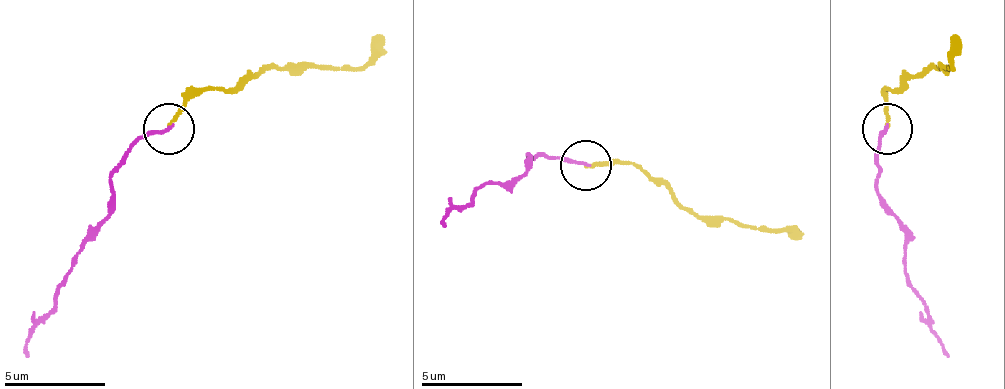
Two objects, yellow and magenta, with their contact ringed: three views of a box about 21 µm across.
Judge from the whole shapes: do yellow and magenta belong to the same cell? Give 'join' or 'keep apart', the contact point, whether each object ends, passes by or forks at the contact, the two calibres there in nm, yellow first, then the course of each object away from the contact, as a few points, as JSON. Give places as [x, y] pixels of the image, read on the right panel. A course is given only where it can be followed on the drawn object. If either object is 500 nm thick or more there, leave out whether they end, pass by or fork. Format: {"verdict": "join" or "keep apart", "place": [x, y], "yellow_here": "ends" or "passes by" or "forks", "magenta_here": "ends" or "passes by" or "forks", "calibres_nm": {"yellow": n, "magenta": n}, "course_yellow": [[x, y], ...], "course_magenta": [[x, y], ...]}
{"verdict": "keep apart", "place": [887, 128], "yellow_here": "ends", "magenta_here": "ends", "calibres_nm": {"yellow": 160, "magenta": 160}, "course_yellow": [[886, 129], [886, 89], [901, 89], [931, 68], [952, 68], [957, 33]], "course_magenta": [[886, 129], [876, 180], [886, 211], [906, 236], [906, 282], [947, 358]]}

